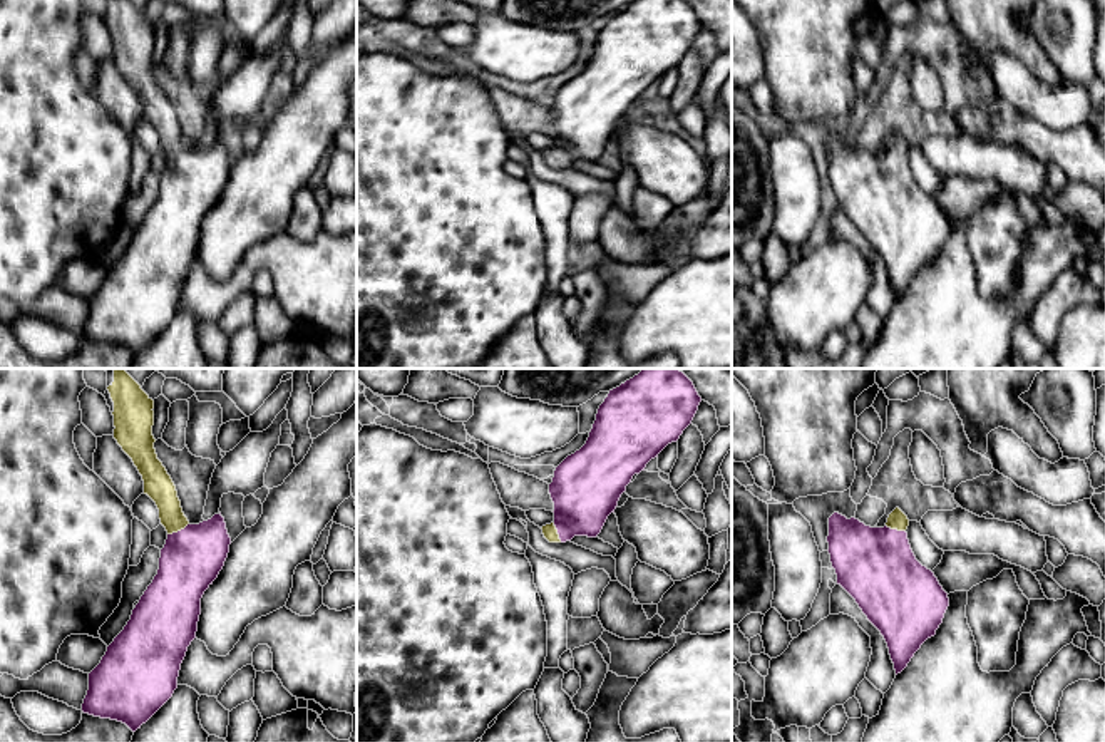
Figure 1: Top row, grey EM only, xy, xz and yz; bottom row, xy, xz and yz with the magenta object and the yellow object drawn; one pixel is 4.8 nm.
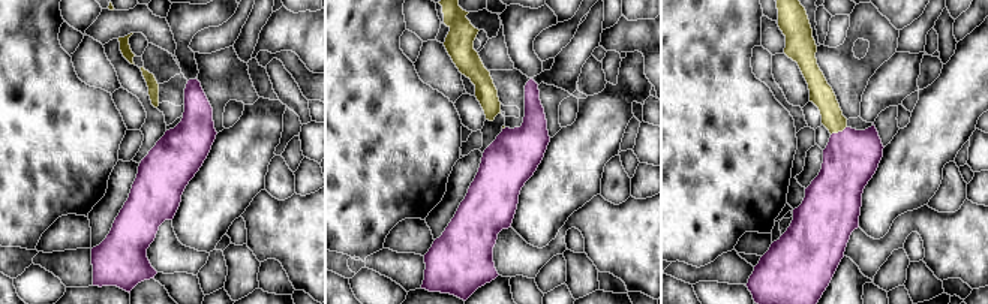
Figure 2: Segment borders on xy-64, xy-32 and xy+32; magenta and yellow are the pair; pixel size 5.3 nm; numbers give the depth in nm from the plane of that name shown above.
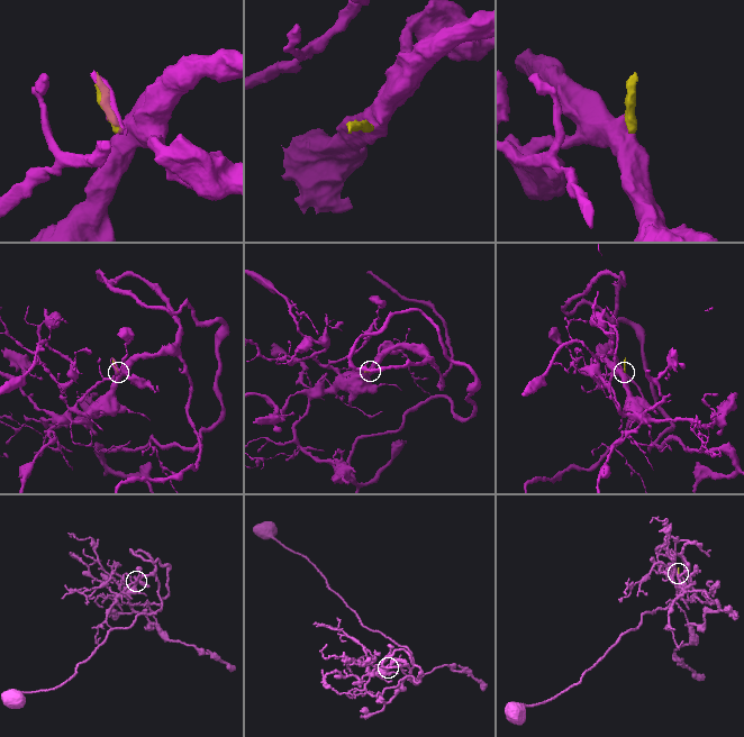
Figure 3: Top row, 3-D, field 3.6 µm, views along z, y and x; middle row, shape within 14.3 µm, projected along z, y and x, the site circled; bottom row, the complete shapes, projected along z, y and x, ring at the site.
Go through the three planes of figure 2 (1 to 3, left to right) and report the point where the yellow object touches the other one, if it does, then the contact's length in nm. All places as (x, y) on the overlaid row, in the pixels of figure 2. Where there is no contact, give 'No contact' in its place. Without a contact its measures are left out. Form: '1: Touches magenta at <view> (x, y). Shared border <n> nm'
1: No contact
2: Touches magenta at xy-32 (505, 128). Shared border 30 nm
3: Touches magenta at xy+32 (838, 132). Shared border 100 nm

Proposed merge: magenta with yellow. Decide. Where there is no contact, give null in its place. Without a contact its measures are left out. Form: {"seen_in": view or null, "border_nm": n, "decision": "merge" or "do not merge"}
{"seen_in": "xy", "border_nm": 120, "decision": "merge"}

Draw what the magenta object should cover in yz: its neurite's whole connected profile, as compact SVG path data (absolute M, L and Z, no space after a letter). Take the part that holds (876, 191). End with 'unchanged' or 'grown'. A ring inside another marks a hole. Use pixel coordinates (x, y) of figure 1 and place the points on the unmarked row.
M896 132L884 152L871 152L856 142L834 137L829 142L829 179L840 209L859 229L867 245L884 261L896 300L901 298L921 270L936 260L949 231L948 218L931 194L923 191L909 169L907 141Z; grown

